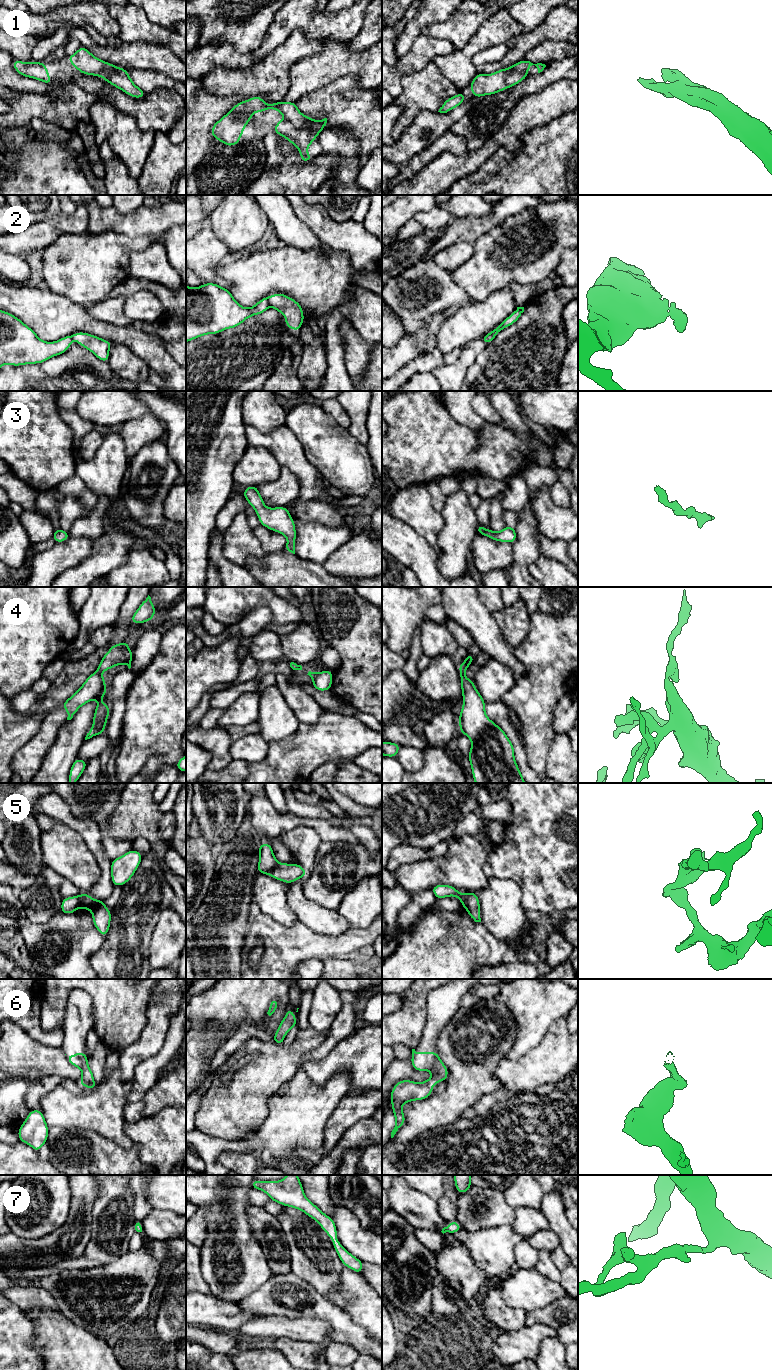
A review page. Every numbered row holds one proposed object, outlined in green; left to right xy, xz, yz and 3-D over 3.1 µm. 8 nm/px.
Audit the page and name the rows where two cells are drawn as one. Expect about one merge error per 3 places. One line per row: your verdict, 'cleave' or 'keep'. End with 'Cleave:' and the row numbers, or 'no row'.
1: keep
2: cleave
3: keep
4: keep
5: cleave
6: keep
7: keep
Cleave: 2, 5

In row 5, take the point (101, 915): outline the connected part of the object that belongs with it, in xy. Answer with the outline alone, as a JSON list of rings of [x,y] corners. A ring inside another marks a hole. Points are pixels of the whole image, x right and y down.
[[[84,893],[81,894],[80,908],[91,911],[94,926],[103,937],[106,937],[110,928],[112,911],[107,909],[104,900],[96,900],[88,893]]]

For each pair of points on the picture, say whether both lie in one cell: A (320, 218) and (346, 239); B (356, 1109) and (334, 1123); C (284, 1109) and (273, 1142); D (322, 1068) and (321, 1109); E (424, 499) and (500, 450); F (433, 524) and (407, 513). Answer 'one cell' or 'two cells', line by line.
A: one cell
B: one cell
C: one cell
D: two cells
E: two cells
F: one cell

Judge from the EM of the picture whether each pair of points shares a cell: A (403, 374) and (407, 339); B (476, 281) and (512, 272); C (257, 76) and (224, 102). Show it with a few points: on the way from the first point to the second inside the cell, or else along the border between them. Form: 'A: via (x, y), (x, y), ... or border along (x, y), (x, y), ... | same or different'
A: border along (418, 355), (405, 363), (392, 375) | different
B: via (485, 272), (503, 272) | same
C: border along (210, 93), (220, 96), (233, 96), (236, 100) | different

